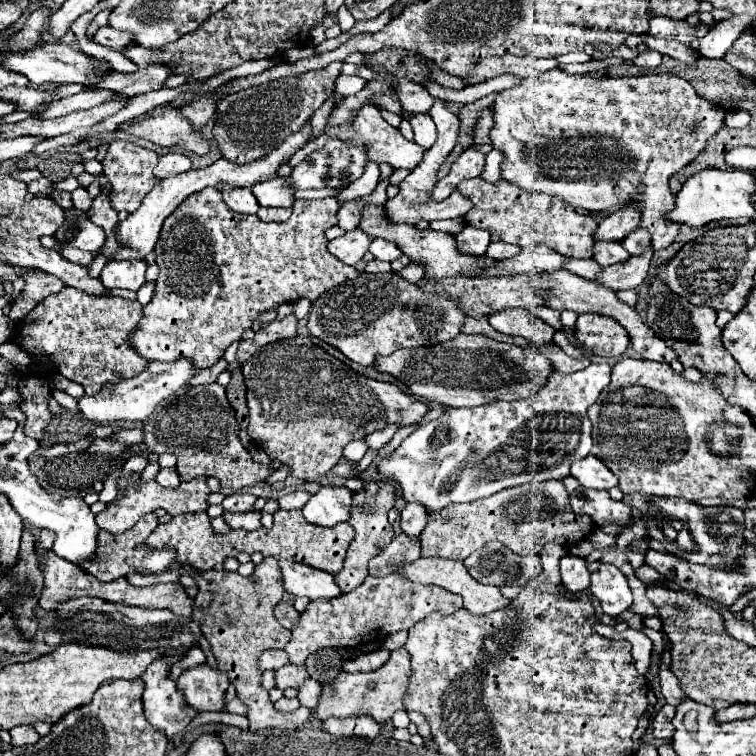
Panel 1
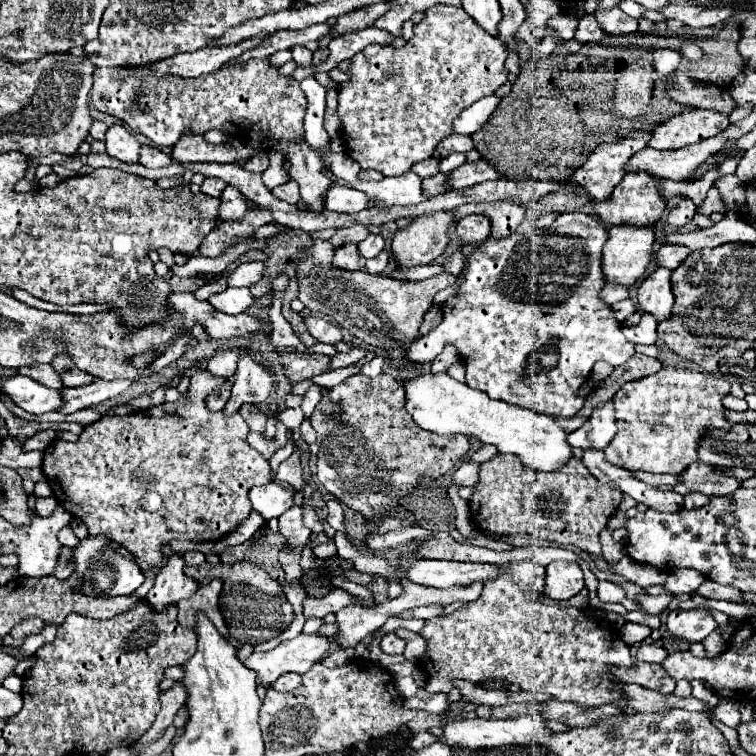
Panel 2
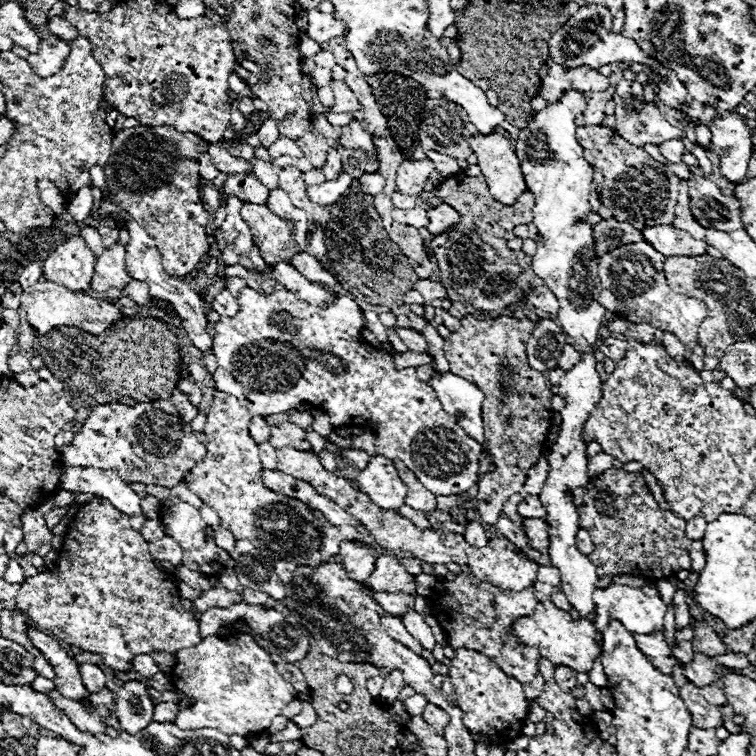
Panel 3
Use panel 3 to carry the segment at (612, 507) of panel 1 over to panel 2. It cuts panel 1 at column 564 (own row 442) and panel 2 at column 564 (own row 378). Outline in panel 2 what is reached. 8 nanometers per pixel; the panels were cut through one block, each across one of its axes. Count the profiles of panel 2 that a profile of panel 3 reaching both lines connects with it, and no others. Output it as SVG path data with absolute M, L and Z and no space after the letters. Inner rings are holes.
M420 374L414 380L404 382L406 410L414 422L436 434L464 434L476 438L482 444L492 444L502 454L518 456L526 466L534 470L558 470L572 458L572 446L566 442L566 430L550 416L536 414L520 406L508 406L488 398L480 390L472 390L466 384L444 374Z

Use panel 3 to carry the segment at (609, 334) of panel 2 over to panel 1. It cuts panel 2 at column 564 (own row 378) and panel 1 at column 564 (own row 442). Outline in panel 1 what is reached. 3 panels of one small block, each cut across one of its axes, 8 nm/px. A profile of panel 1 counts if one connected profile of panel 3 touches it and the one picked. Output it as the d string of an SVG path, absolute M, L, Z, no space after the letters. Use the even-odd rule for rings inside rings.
M591 363L572 376L550 378L548 384L528 400L492 402L476 408L450 408L438 420L416 428L388 458L382 458L376 464L376 470L382 480L398 486L408 504L418 502L428 514L434 514L452 502L474 502L526 482L562 480L570 476L572 462L590 454L592 424L586 410L598 400L600 392L610 384L610 379L611 367L608 364Z

